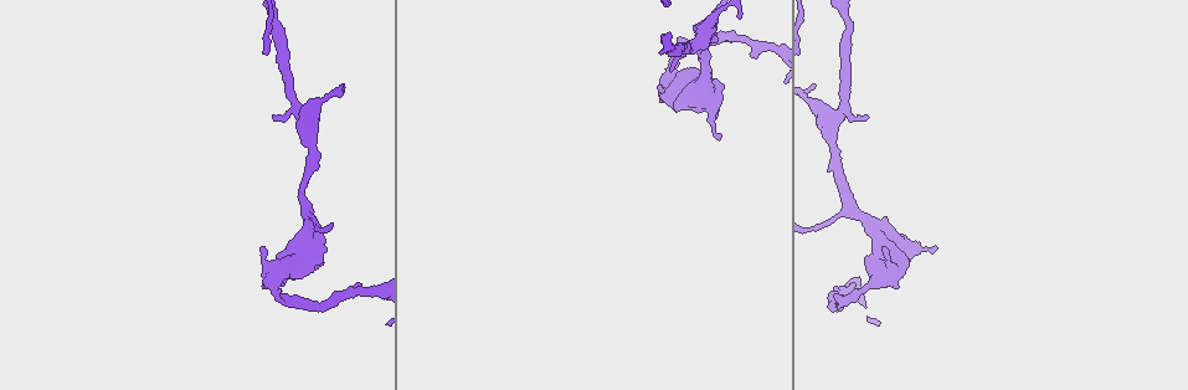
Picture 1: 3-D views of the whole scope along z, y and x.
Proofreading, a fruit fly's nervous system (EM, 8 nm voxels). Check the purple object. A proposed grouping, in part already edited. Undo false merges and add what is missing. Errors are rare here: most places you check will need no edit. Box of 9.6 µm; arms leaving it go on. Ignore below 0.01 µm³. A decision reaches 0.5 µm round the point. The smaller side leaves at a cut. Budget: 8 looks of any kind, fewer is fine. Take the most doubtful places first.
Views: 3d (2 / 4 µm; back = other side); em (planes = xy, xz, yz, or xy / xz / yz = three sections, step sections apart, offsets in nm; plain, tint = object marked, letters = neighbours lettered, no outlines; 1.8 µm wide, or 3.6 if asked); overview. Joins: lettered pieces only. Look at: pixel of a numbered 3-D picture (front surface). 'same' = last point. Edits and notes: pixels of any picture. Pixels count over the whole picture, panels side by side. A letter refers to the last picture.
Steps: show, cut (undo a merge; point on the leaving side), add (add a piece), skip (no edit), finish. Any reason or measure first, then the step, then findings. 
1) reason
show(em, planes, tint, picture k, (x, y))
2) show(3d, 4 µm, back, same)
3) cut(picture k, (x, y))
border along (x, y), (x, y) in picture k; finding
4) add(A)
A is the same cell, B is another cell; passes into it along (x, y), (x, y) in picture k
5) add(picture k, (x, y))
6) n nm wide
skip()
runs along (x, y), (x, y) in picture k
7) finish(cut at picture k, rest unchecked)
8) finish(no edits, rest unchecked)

free end
show(3d, 4 µm, back, picture 1, (672, 70))

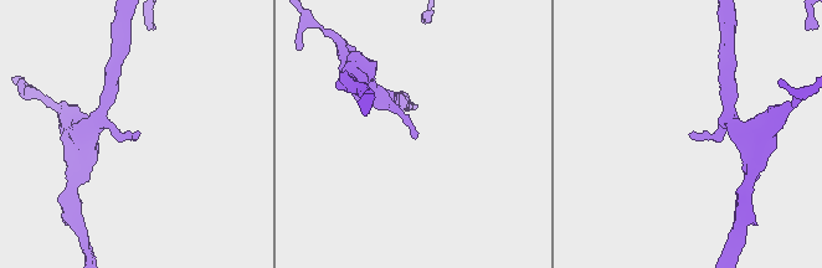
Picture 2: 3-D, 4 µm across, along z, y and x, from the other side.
now the EM
show(em, 3.6 µm, planes, letters, picture 2, (134, 135))

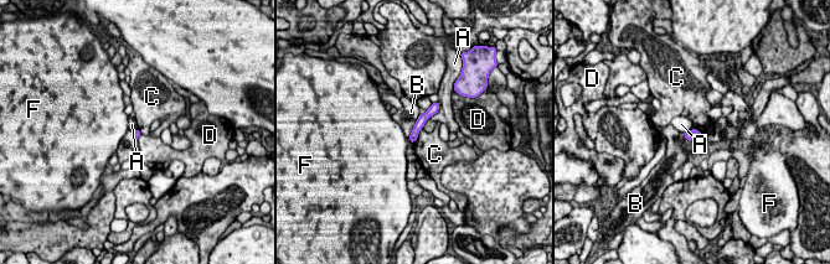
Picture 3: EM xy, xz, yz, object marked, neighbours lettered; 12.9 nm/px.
90 nm wide
skip()
A, B, C, D and F are other cells; border along (421, 129), (413, 141) in picture 3; no lettered piece goes on from it

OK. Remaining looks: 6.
free end
show(em, planes, letters, picture 1, (812, 86))

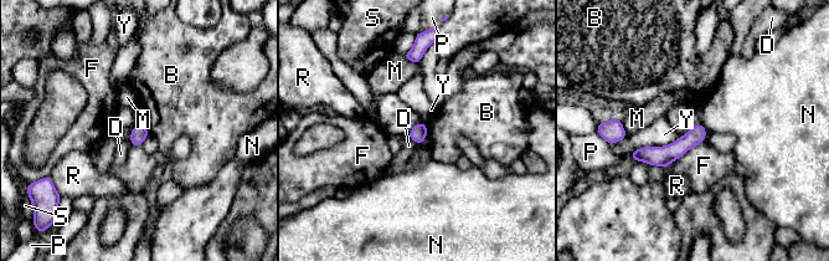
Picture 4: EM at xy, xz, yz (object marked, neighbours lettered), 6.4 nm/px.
skip()
B, D, F, M, N, P, R, S and Y are other cells; runs along (703, 132), (665, 155), (634, 155) in picture 4; none of them fits

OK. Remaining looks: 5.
an open end
show(3d, 4 µm, back, picture 1, (718, 138))

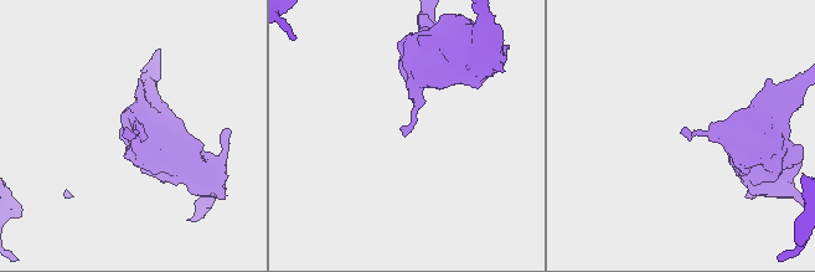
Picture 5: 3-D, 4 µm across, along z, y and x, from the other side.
show(em, planes, letters, picture 5, (403, 134))

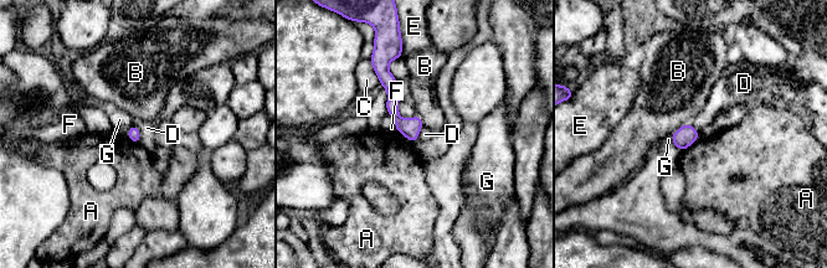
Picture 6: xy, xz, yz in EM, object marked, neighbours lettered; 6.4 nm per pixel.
C touches over 170 nm
skip()
A, B, C, D, E, F and G are other cells; border along (126, 137), (139, 143) in picture 6; no lettered piece goes on from it

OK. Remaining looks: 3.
an open end
show(em, planes, letters, picture 1, (660, 86))

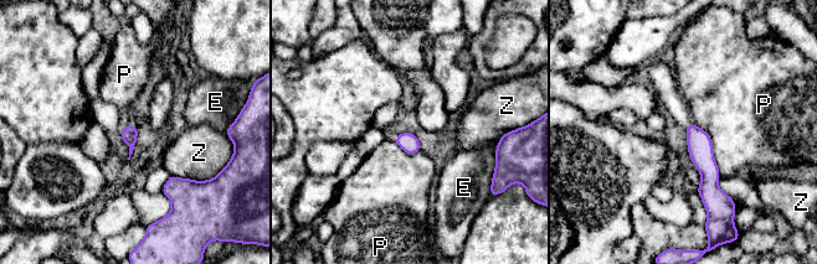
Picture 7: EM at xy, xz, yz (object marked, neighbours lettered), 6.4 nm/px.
skip()
E, P and Z are other cells; border along (694, 123), (710, 139), (720, 176) in picture 7; none of them fits

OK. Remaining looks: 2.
finish(no edits, rest unchecked)

